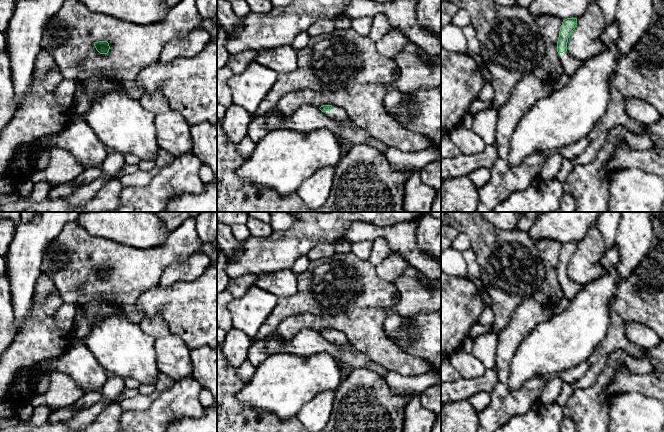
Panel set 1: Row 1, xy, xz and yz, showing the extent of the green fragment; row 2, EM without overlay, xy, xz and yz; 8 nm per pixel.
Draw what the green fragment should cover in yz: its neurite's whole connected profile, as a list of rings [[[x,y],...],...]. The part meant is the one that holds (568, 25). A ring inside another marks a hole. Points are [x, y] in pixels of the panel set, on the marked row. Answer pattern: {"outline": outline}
{"outline": [[[577,18],[563,20],[557,41],[557,52],[564,72],[570,78],[573,73],[583,64],[583,61],[573,58],[567,52],[568,38],[577,25]]]}

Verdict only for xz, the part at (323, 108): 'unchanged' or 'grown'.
grown

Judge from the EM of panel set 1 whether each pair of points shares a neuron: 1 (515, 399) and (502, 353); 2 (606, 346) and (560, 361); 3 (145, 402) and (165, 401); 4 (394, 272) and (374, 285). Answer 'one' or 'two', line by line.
1: one
2: two
3: two
4: two

